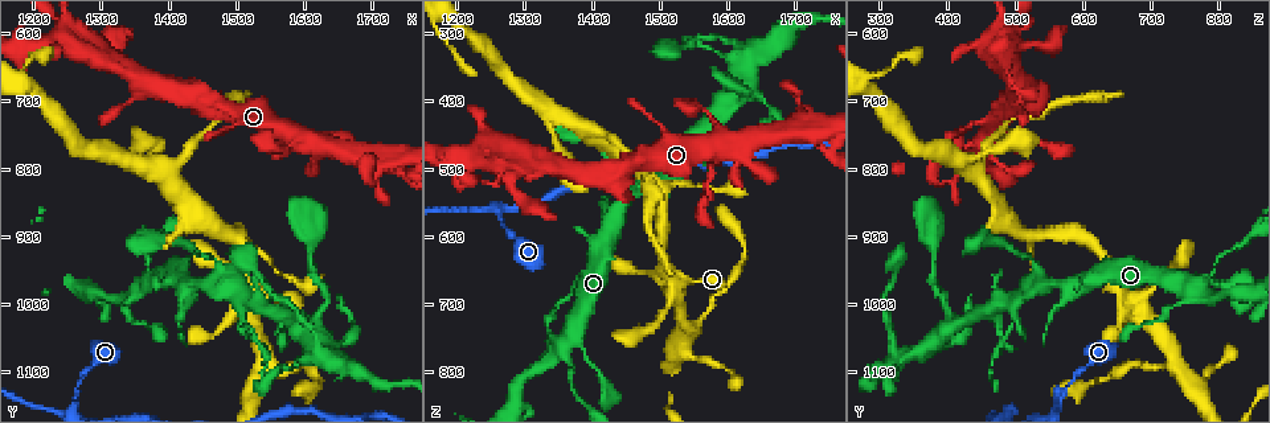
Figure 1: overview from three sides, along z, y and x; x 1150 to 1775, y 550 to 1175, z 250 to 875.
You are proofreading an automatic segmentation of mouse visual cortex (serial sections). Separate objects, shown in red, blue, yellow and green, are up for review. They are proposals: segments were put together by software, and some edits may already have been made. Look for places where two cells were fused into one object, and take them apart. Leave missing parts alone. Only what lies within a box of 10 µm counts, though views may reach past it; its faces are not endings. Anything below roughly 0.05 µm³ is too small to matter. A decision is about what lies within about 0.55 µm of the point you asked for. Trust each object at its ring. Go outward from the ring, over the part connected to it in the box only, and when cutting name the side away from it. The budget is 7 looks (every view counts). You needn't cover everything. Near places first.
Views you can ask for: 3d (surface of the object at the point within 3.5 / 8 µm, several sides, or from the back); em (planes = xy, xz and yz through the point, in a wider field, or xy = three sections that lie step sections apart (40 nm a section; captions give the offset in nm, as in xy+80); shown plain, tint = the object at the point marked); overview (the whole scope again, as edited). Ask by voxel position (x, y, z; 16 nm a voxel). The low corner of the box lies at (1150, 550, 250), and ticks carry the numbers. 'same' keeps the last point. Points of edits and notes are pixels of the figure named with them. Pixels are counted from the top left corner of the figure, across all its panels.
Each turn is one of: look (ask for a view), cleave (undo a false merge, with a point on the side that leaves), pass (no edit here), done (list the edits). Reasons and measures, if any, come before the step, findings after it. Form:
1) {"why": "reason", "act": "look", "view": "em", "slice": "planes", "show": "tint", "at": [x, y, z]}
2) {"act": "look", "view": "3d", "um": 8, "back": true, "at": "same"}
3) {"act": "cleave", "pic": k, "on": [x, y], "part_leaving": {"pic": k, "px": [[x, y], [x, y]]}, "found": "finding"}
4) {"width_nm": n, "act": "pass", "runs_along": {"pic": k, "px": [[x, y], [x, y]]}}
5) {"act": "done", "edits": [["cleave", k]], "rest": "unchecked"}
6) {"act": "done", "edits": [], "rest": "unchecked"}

{"why": "three-way junction", "act": "look", "view": "3d", "um": 3.5, "back": true, "at": [1260, 1125, 575]}

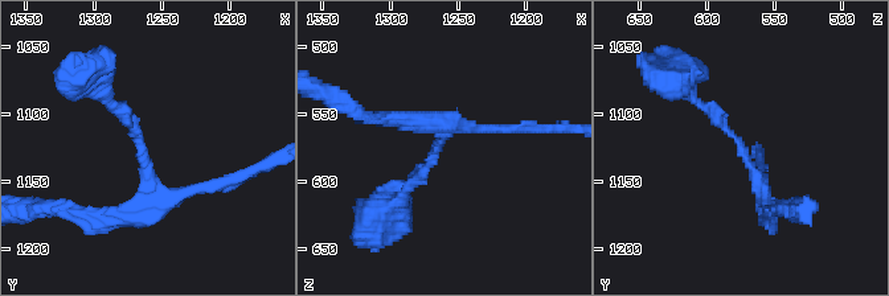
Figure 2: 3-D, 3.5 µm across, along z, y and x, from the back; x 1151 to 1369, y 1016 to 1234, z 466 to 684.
{"arms": 3, "arm_widths_nm": [150, 150, 200], "act": "look", "view": "em", "slice": "xy", "step": 3, "show": "tint", "at": [1262, 1126, 572]}

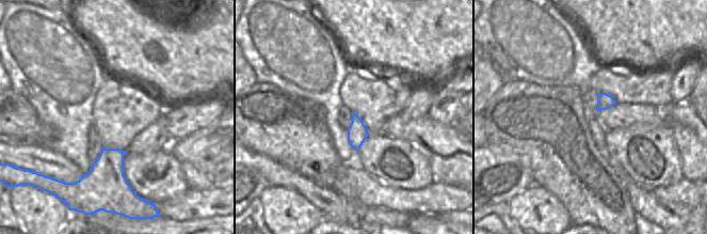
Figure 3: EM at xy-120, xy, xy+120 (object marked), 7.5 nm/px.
{"act": "look", "view": "em", "slice": "xy", "step": 1, "show": "tint", "at": "same"}

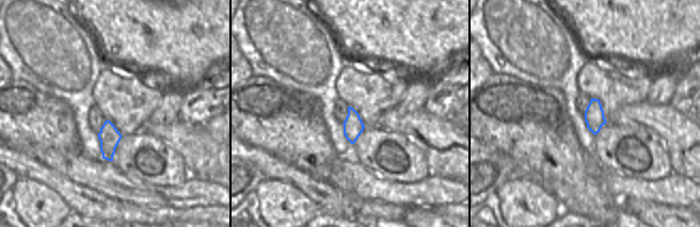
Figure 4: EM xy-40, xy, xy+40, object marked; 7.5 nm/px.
{"act": "pass", "runs_along": {"pic": 2, "px": [[688, 90], [742, 147], [762, 212]]}, "found": "continuous, no second cell"}

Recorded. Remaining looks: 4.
{"act": "look", "view": "3d", "um": 3.5, "at": [1695, 825, 390]}

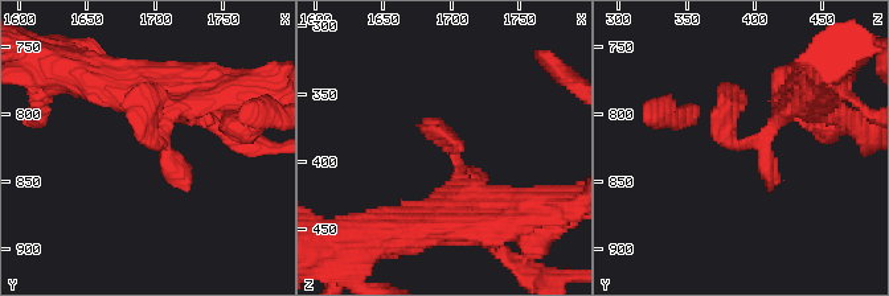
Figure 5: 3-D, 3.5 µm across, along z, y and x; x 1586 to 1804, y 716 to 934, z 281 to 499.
{"why": "shape alone is not enough", "act": "look", "view": "em", "slice": "xy", "step": 3, "show": "tint", "at": [1696, 824, 388]}

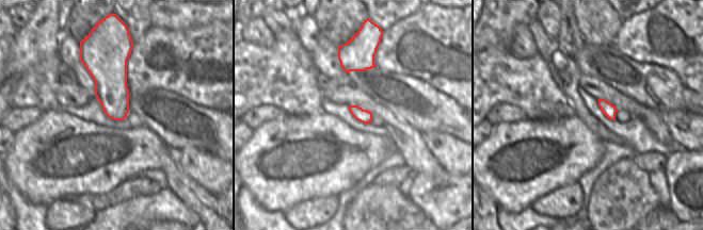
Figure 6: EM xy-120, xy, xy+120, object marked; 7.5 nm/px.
{"width_nm": 100, "act": "pass", "runs_along": {"pic": 5, "px": [[455, 213], [459, 159], [443, 136], [463, 149]]}, "found": "one cell here"}

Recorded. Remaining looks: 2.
{"why": "thin neck", "act": "look", "view": "em", "slice": "planes", "show": "tint", "at": [1465, 745, 480]}

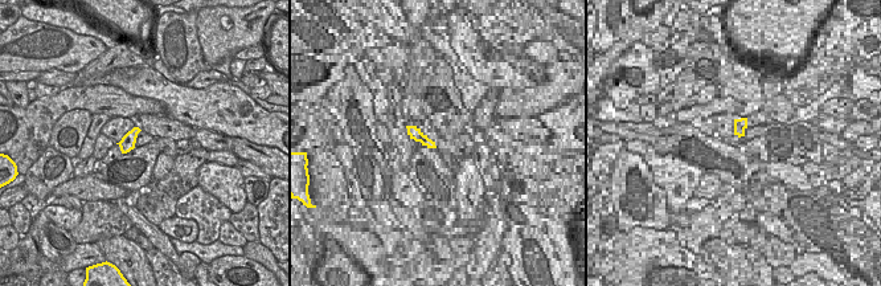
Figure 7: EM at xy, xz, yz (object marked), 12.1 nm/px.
{"why": "see where the arms go", "act": "look", "view": "3d", "um": 3.5, "at": "same"}

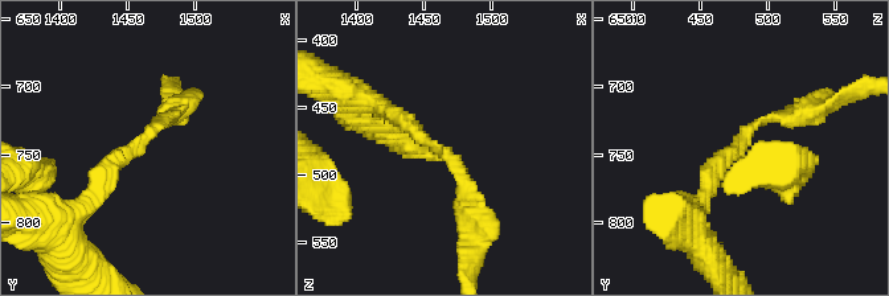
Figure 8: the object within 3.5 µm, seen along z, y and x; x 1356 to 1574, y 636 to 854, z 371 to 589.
{"width_nm": 190, "act": "pass", "runs_along": {"pic": 8, "px": [[701, 198], [752, 126], [806, 109]]}, "found": "one cell here"}

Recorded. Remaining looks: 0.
{"act": "done", "edits": [], "rest": "unchecked"}

